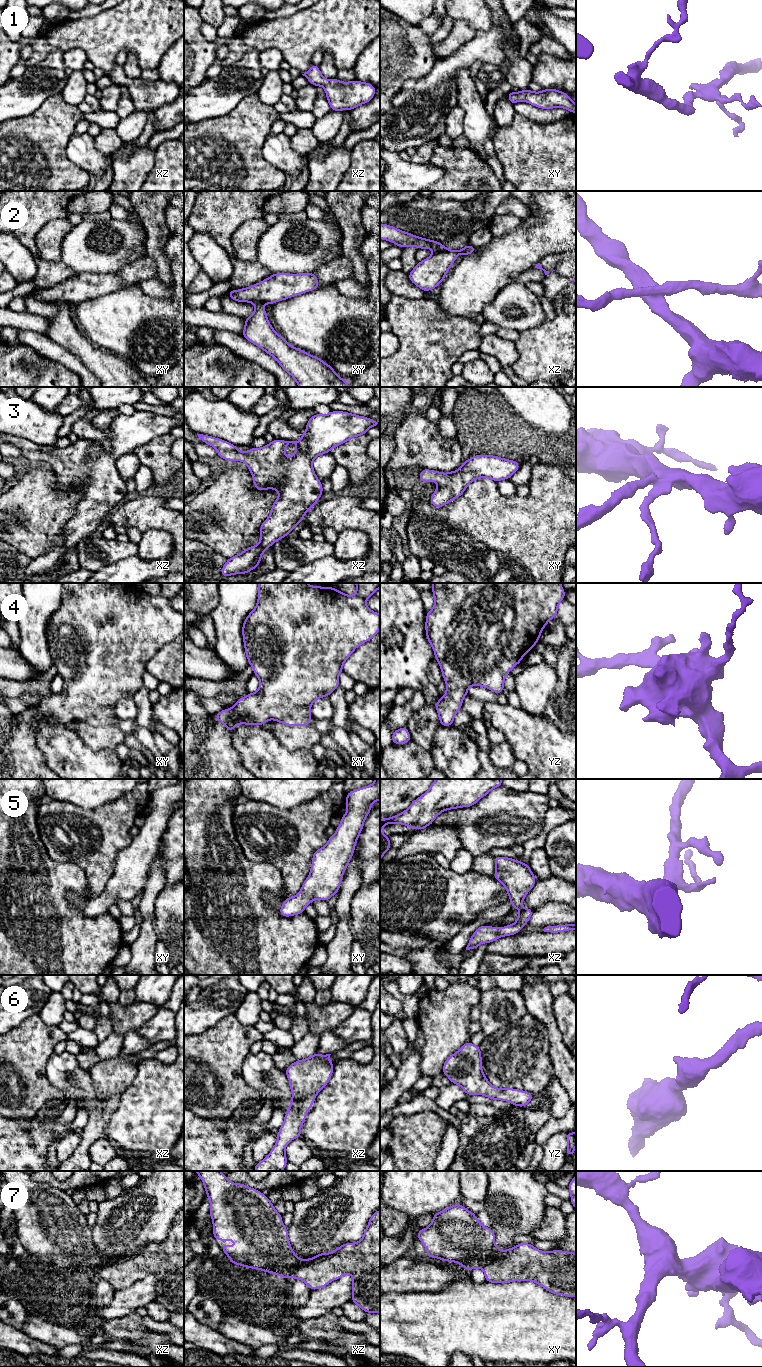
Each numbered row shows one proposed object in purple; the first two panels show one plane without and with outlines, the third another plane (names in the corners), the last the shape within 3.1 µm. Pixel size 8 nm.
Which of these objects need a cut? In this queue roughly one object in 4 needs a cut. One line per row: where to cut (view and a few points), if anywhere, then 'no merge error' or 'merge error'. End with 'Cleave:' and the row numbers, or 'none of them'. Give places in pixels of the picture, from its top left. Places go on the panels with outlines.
1: no cut | no merge error
2: xz (450, 250), (435, 253) | merge error
3: no cut | no merge error
4: no cut | no merge error
5: no cut | no merge error
6: no cut | no merge error
7: xy (502, 1251), (483, 1268) | merge error
Cleave: 2, 7

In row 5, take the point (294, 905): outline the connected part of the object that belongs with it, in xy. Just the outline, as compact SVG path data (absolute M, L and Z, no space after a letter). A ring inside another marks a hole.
M380 779L346 794L346 814L326 845L314 852L309 876L298 894L283 901L281 916L301 914L312 900L328 901L337 894L371 805L379 800Z

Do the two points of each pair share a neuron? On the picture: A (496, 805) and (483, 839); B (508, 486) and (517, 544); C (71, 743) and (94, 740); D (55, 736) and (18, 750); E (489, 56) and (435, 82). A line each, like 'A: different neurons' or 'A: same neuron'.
A: same neuron
B: different neurons
C: different neurons
D: different neurons
E: same neuron

